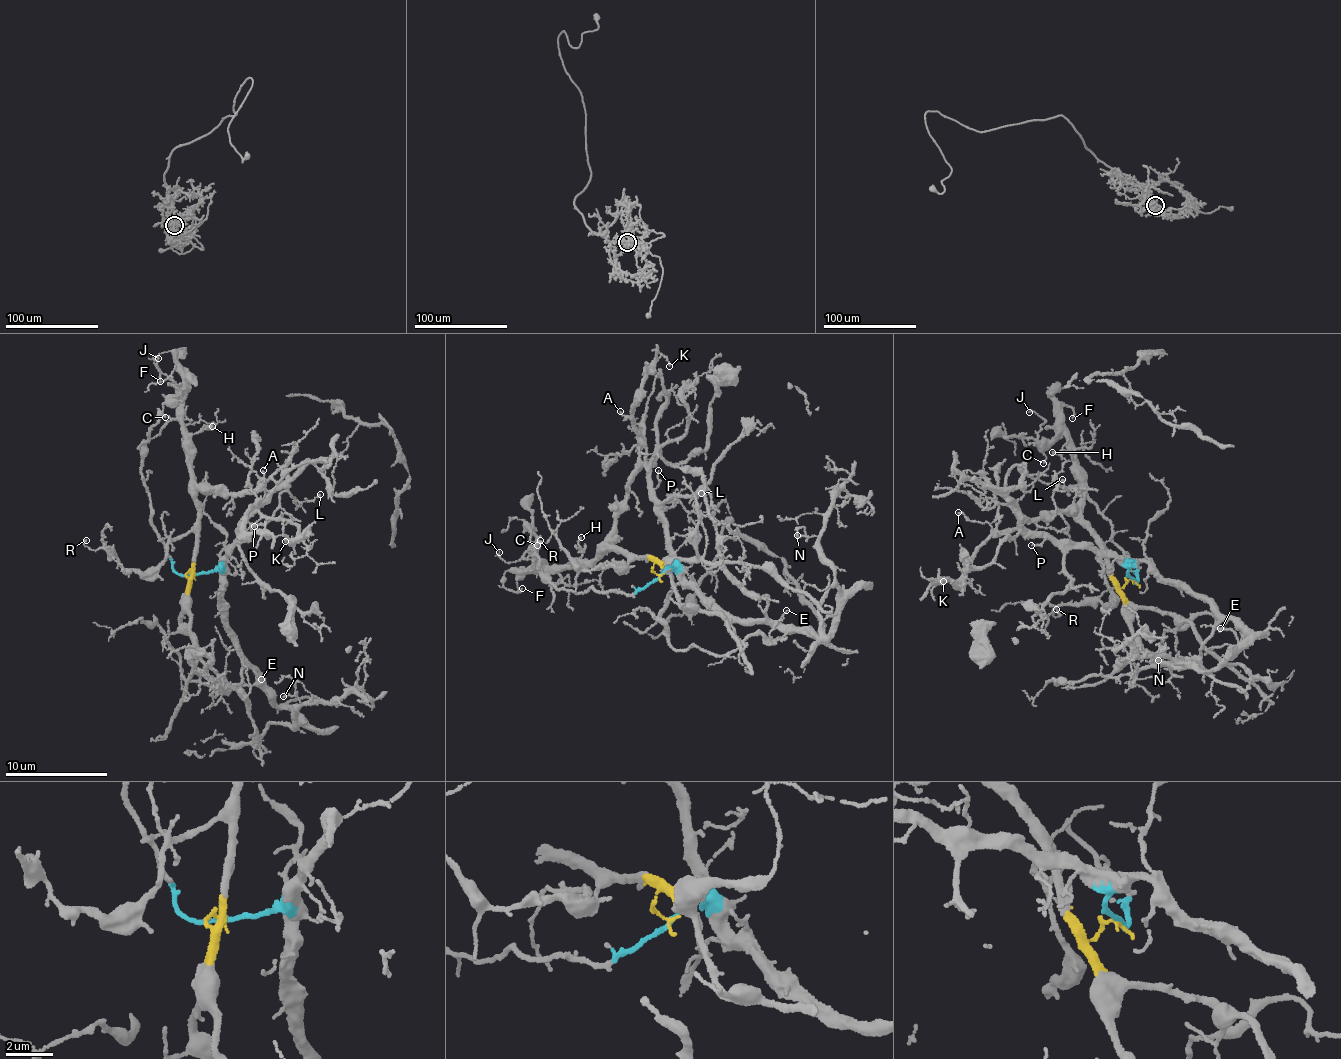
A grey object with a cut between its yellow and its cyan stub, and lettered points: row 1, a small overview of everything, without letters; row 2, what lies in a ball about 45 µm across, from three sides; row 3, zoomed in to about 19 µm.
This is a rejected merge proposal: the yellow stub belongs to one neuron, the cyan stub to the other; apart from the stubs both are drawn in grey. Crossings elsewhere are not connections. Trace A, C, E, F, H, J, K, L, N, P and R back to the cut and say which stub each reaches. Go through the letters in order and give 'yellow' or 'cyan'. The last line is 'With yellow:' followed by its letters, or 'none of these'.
A: cyan
C: yellow
E: cyan
F: yellow
H: yellow
J: yellow
K: cyan
L: cyan
N: cyan
P: cyan
R: yellow
With yellow: C, F, H, J, R

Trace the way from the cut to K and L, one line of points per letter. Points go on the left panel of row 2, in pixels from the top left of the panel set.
K: (193, 575), (219, 568), (241, 542), (257, 503), (245, 530), (286, 535), (285, 541)
L: (193, 575), (219, 568), (241, 542), (241, 533), (270, 520), (285, 491), (299, 502), (320, 495)

